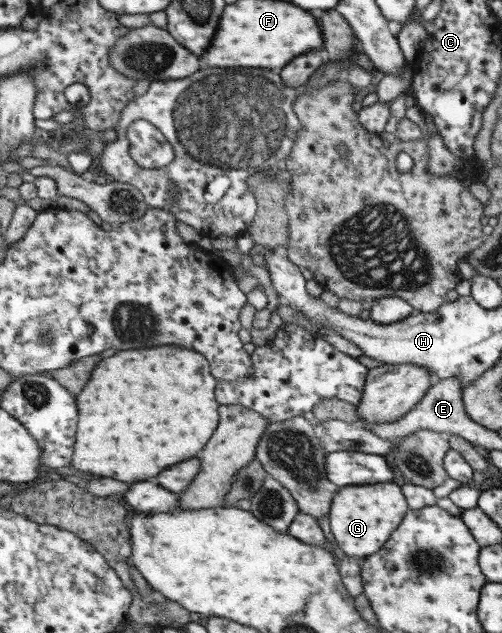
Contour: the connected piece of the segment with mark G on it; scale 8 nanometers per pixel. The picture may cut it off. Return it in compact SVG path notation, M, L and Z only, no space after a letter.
M392 481L346 486L340 490L340 494L336 493L332 504L332 532L336 542L348 556L365 559L377 555L383 549L392 532L400 526L411 509L402 490L401 481Z

